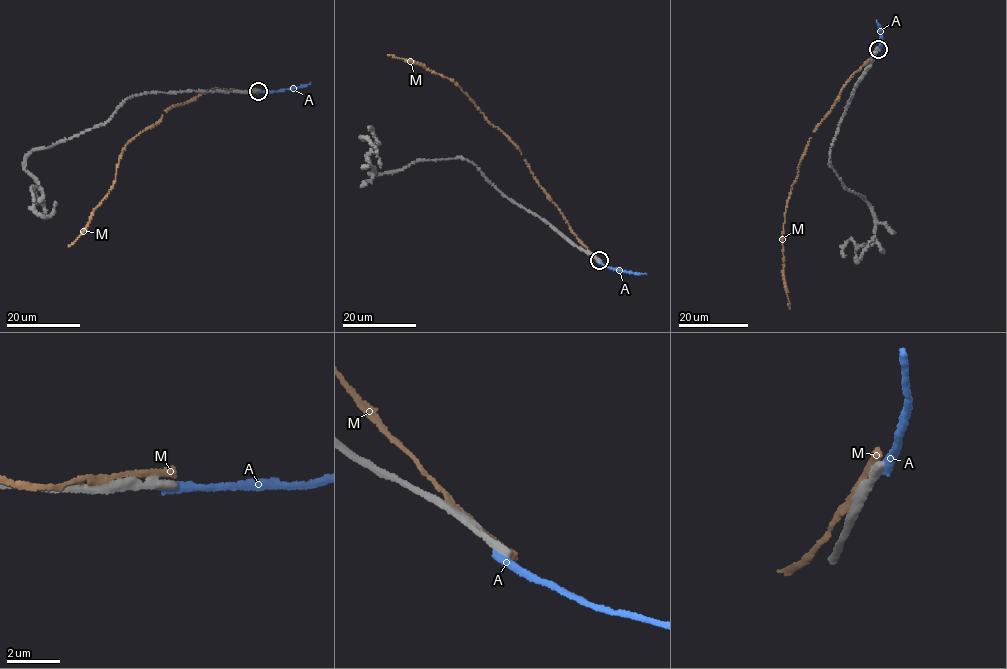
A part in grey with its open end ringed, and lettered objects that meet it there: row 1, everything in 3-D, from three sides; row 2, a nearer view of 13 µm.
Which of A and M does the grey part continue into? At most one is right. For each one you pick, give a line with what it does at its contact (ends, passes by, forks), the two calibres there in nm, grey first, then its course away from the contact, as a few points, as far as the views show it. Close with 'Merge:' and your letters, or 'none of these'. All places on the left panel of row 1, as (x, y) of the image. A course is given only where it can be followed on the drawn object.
Merge: none of these

